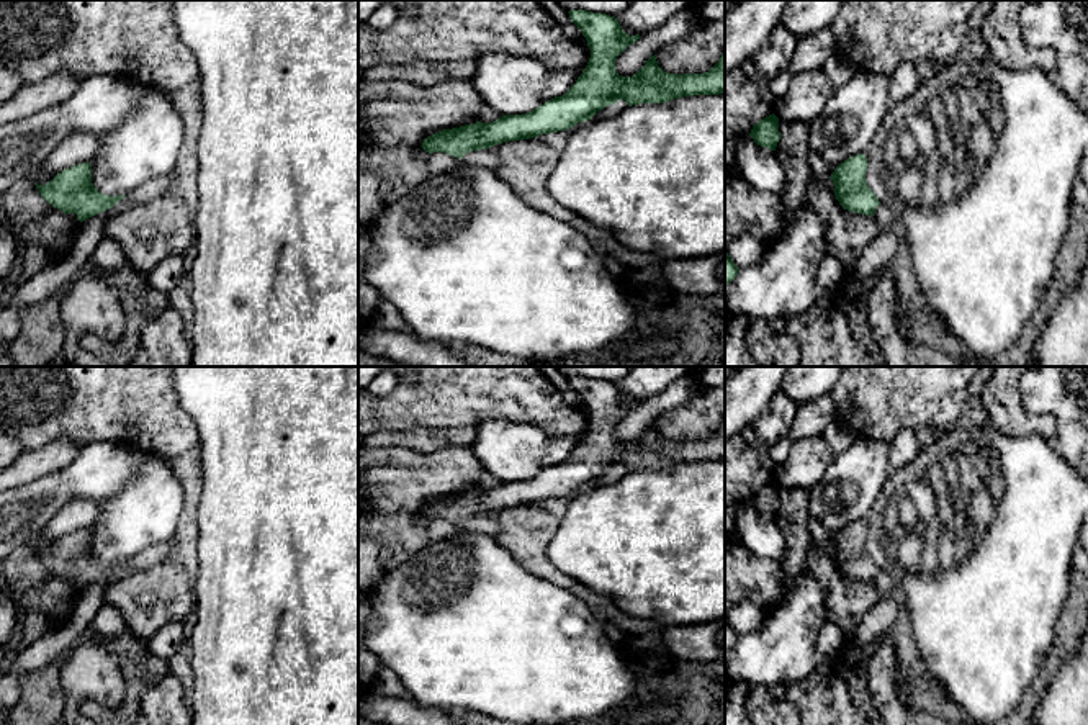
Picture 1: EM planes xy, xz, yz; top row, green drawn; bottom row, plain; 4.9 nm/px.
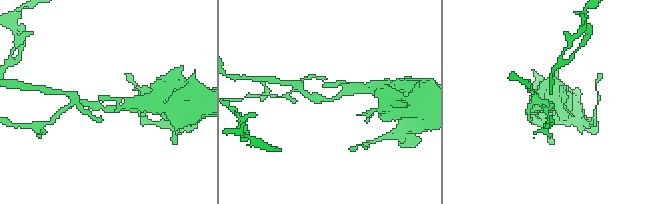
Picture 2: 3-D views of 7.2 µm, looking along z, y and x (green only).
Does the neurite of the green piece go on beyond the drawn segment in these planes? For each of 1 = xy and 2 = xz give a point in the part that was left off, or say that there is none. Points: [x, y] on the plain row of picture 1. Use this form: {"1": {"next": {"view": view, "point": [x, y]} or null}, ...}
{"1": {"next": {"view": "xy", "point": [54, 645]}}, "2": {"next": {"view": "xz", "point": [485, 524]}}}

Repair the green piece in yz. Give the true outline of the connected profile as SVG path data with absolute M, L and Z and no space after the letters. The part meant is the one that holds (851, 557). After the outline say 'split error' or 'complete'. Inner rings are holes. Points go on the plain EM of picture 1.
M864 520L841 529L831 540L834 563L839 571L852 579L874 583L883 594L897 592L897 586L887 571L882 571L865 548L867 525Z; split error

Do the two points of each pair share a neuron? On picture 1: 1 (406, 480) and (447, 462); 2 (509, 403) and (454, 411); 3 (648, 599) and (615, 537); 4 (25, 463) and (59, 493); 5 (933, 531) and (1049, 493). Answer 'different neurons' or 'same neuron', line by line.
1: same neuron
2: same neuron
3: same neuron
4: different neurons
5: same neuron

